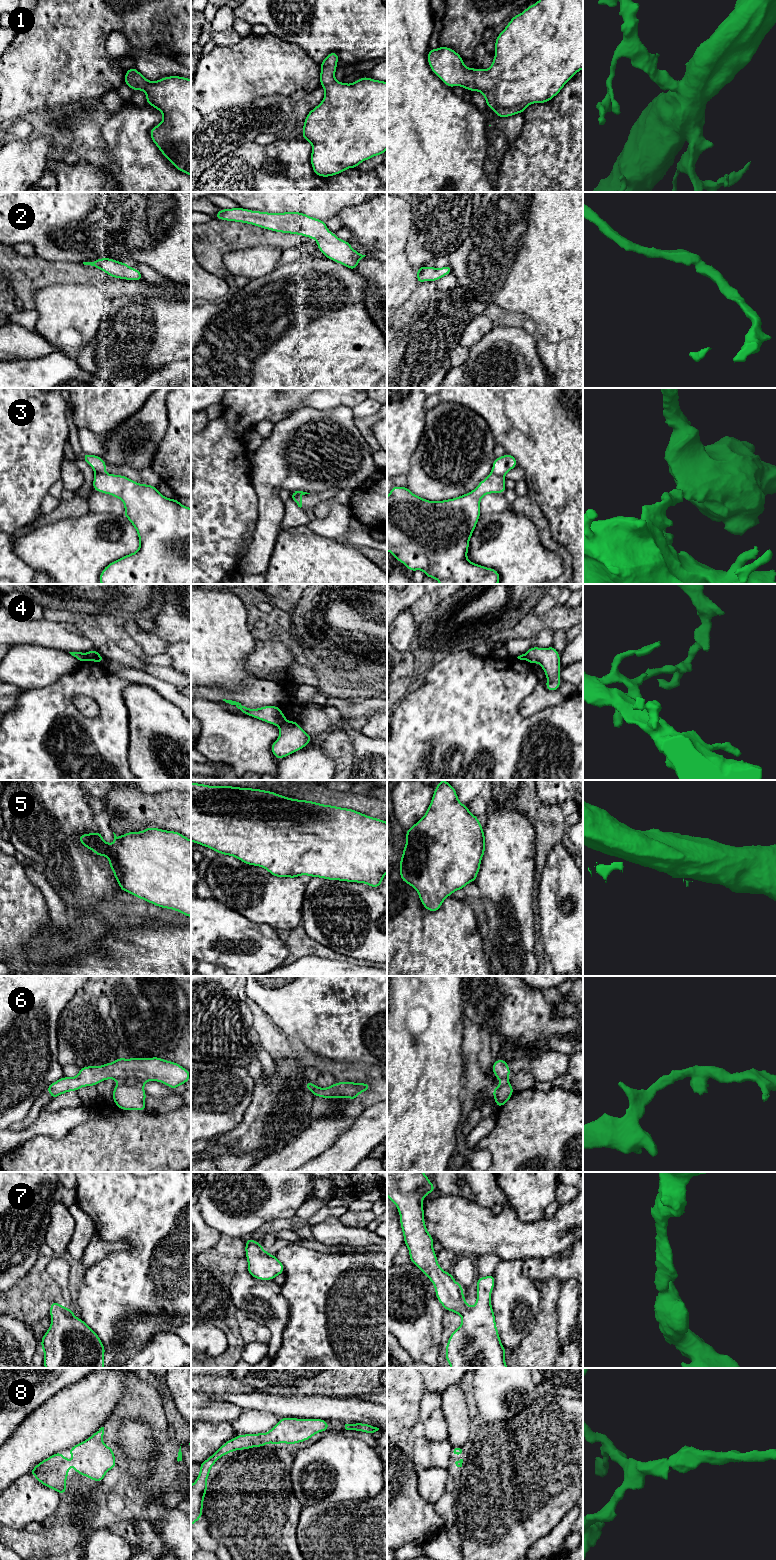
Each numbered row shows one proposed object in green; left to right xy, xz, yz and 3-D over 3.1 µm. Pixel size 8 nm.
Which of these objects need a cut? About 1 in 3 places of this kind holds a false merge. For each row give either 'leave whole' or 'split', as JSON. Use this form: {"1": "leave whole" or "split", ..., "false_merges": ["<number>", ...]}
{"1": "leave whole", "2": "leave whole", "3": "split", "4": "split", "5": "split", "6": "leave whole", "7": "leave whole", "8": "leave whole", "false_merges": ["3", "4", "5"]}

